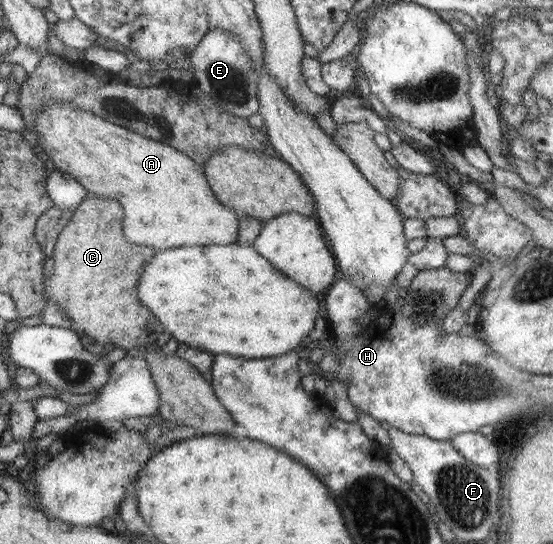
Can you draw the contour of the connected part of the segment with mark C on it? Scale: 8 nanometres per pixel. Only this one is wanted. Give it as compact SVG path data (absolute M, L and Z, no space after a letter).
M87 195L87 198L73 211L71 219L63 228L56 241L53 253L53 269L49 277L45 278L45 299L52 300L69 318L69 328L79 334L87 344L89 341L105 345L108 348L141 348L146 344L153 344L164 332L162 323L140 301L138 301L137 284L140 270L146 262L156 254L156 250L148 246L130 244L122 234L122 206L108 198Z

